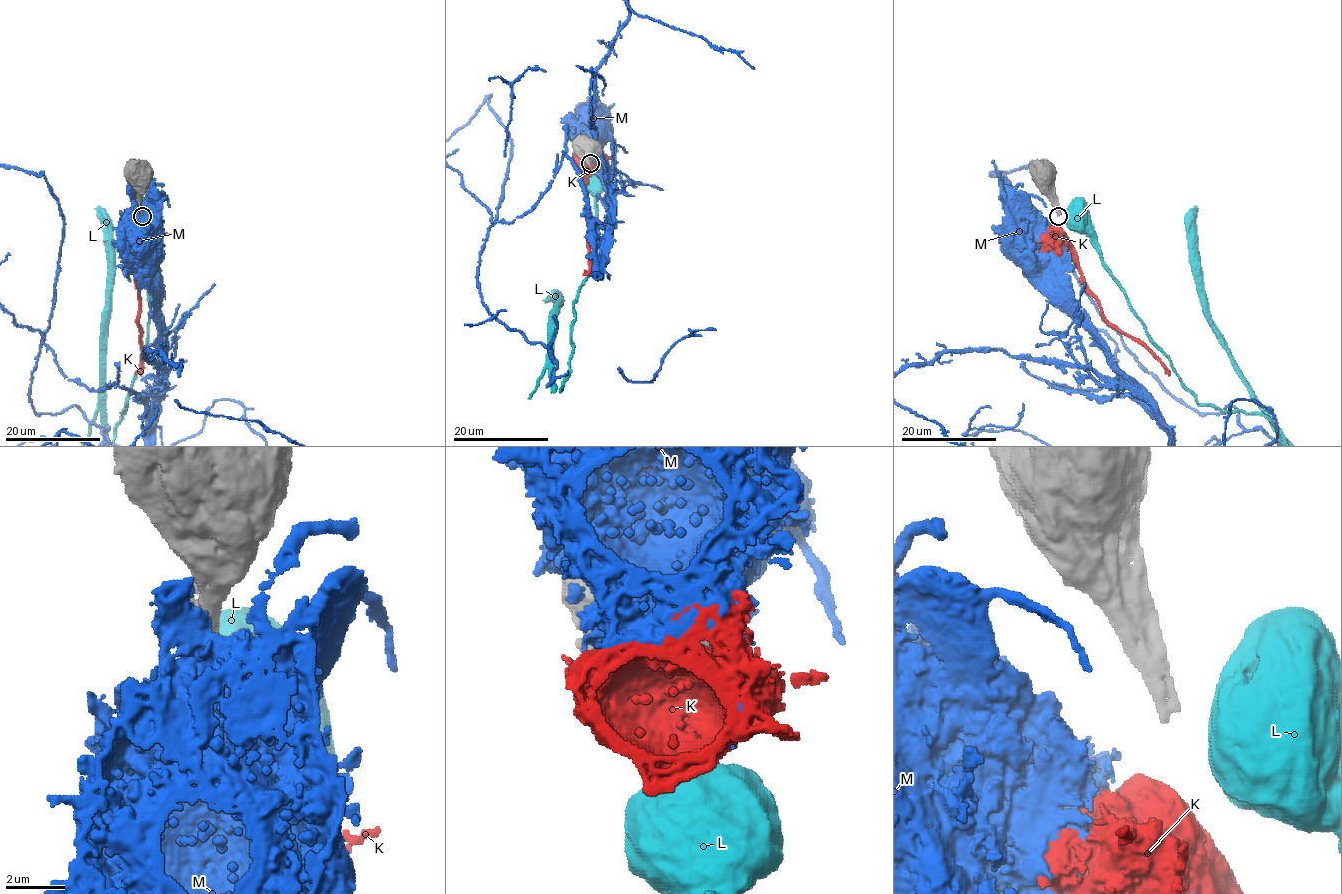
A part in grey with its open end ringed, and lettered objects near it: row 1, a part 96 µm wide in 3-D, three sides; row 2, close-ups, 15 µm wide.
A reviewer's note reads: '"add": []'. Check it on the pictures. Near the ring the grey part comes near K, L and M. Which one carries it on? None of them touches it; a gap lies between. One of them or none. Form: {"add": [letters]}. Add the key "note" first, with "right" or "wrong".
{"note": "right", "add": []}

